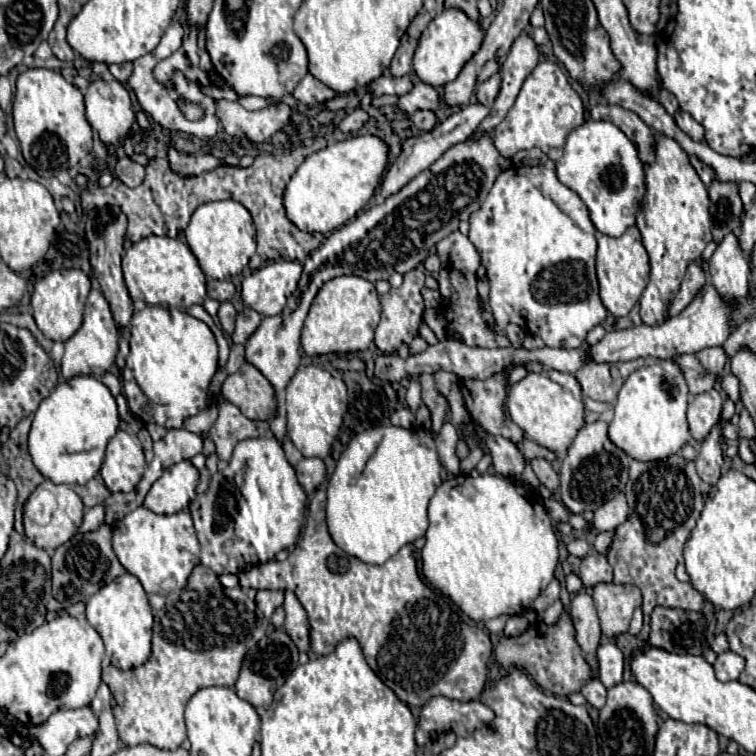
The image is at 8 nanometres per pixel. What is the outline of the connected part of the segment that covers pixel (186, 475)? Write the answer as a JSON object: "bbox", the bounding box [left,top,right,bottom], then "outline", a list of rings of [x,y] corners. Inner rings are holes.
{"bbox":[144,462,200,514],"outline":[[[178,462],[152,484],[144,506],[156,514],[176,514],[194,500],[198,480],[200,474],[192,462]]]}

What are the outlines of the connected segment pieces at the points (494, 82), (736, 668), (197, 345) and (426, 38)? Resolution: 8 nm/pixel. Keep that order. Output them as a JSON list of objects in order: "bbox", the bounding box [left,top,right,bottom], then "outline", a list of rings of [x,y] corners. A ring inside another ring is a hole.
[{"bbox":[476,72,500,108],"outline":[[[496,72],[496,74],[492,74],[488,80],[484,80],[482,84],[478,84],[478,88],[476,88],[476,98],[478,98],[480,104],[484,104],[484,106],[490,108],[490,106],[494,104],[494,100],[496,100],[498,92],[500,92],[500,74]]]},{"bbox":[714,650,744,682],"outline":[[[732,650],[718,654],[718,658],[716,658],[716,662],[714,662],[714,672],[716,672],[716,678],[718,678],[720,682],[738,680],[738,676],[740,676],[742,670],[744,670],[744,658],[738,656],[738,654],[732,652]]]},{"bbox":[124,306,218,428],"outline":[[[146,306],[134,312],[130,321],[130,354],[124,374],[128,374],[128,368],[144,396],[150,402],[166,406],[164,424],[172,426],[176,418],[176,428],[182,428],[186,418],[206,408],[208,386],[218,370],[218,344],[212,330],[202,320],[178,308]]]},{"bbox":[412,8,484,88],"outline":[[[448,8],[442,14],[438,14],[422,32],[412,60],[413,71],[422,82],[440,88],[460,74],[464,64],[480,50],[482,40],[484,30],[478,20],[468,18],[458,8]]]}]

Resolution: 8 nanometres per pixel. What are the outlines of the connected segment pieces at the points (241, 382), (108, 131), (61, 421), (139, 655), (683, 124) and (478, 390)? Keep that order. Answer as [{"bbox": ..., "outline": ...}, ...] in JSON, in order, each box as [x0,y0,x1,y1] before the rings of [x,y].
[{"bbox":[222,362,278,420],"outline":[[[244,362],[238,372],[224,380],[222,396],[254,420],[268,420],[270,414],[274,414],[272,406],[278,406],[274,388],[250,362]]]},{"bbox":[86,80,134,144],"outline":[[[94,80],[88,86],[86,98],[86,118],[90,126],[100,134],[104,144],[116,144],[128,132],[134,118],[132,102],[128,90],[118,82]]]},{"bbox":[28,376,120,484],"outline":[[[74,376],[58,384],[52,390],[52,394],[40,402],[28,434],[28,451],[40,474],[52,480],[54,484],[86,484],[90,478],[98,474],[104,462],[108,440],[118,432],[118,424],[120,420],[116,412],[116,400],[110,394],[110,390],[94,376]]]},{"bbox":[86,574,152,670],"outline":[[[122,574],[110,584],[102,586],[86,602],[86,618],[100,634],[106,646],[106,662],[122,670],[144,664],[150,658],[150,640],[152,640],[152,610],[148,596],[132,574]]]},{"bbox":[674,110,704,142],"outline":[[[678,110],[678,112],[674,114],[674,120],[676,120],[676,124],[680,126],[680,130],[686,132],[694,142],[700,142],[700,140],[704,138],[704,128],[702,128],[688,112]]]},{"bbox":[460,370,524,442],"outline":[[[506,370],[490,378],[460,380],[460,392],[472,420],[488,434],[500,434],[512,442],[522,442],[524,432],[504,414],[506,400]]]}]

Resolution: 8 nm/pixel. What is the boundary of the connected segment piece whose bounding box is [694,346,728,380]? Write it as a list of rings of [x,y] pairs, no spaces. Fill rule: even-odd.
[[[716,346],[716,348],[704,348],[704,350],[696,352],[694,356],[698,358],[698,362],[702,364],[704,370],[708,370],[712,376],[716,376],[716,380],[720,378],[720,372],[724,370],[726,360],[728,360],[728,356],[726,356],[726,352],[724,352],[722,346]]]

